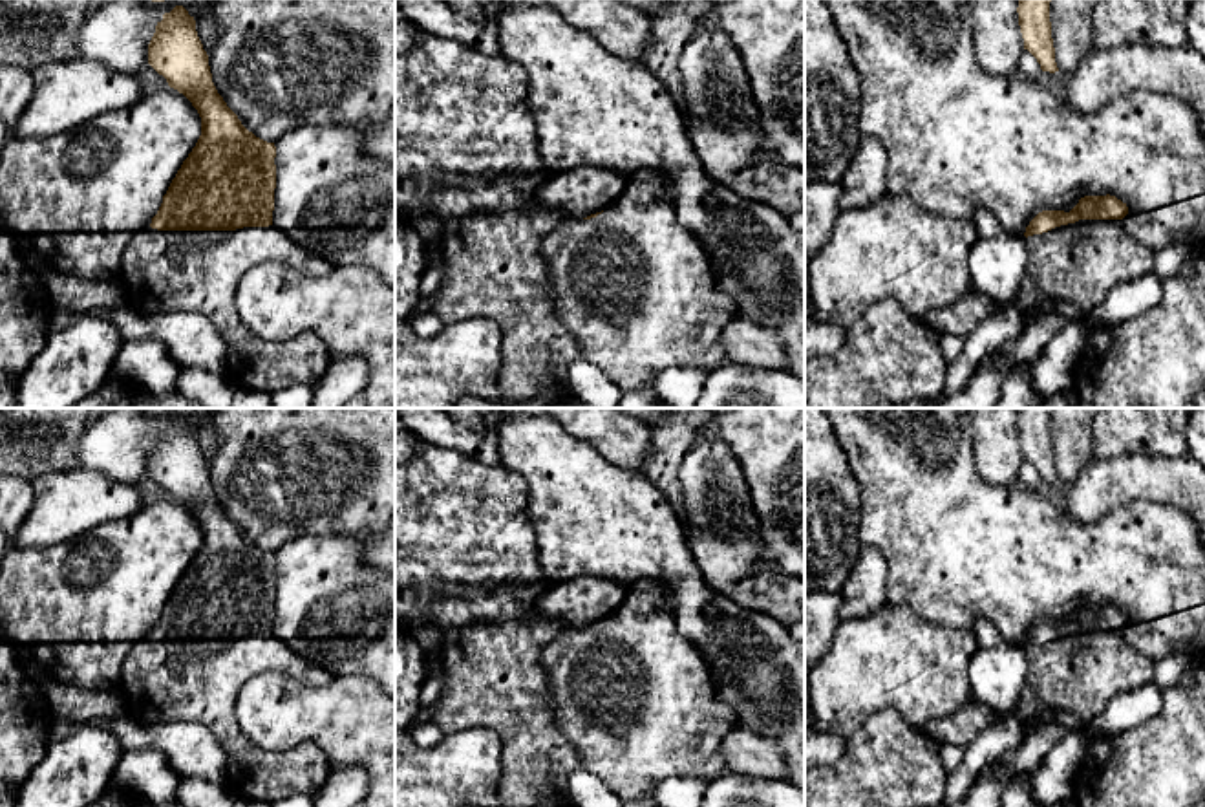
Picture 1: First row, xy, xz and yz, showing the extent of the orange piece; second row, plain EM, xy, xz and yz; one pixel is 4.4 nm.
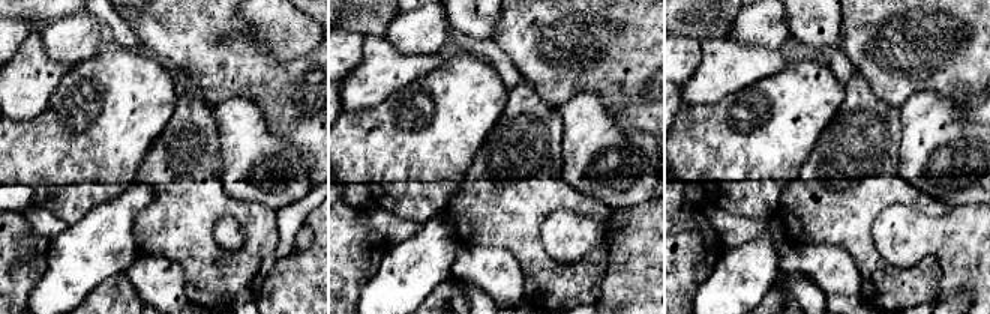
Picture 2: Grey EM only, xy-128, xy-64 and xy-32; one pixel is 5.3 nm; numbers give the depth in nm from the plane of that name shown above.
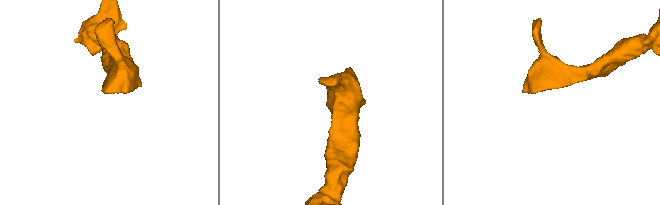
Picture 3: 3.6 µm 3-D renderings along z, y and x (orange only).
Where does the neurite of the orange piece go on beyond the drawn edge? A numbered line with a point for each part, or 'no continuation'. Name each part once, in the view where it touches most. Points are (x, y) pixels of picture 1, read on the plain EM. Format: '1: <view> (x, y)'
1: xy (161, 679)

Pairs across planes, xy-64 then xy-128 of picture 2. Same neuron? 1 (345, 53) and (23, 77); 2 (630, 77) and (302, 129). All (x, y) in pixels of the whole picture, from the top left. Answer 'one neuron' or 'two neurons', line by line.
1: two neurons
2: one neuron

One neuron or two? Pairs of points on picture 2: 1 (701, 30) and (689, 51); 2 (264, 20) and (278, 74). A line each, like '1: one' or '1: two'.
1: two
2: two

